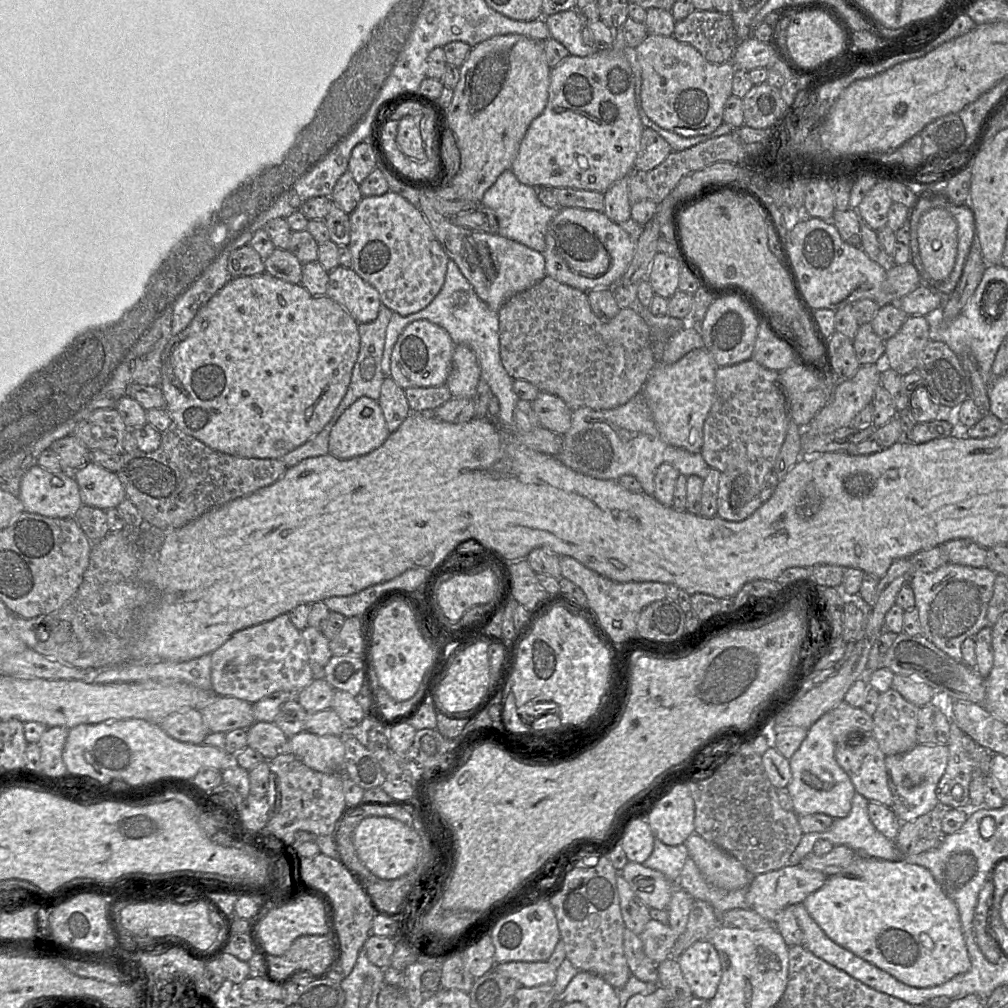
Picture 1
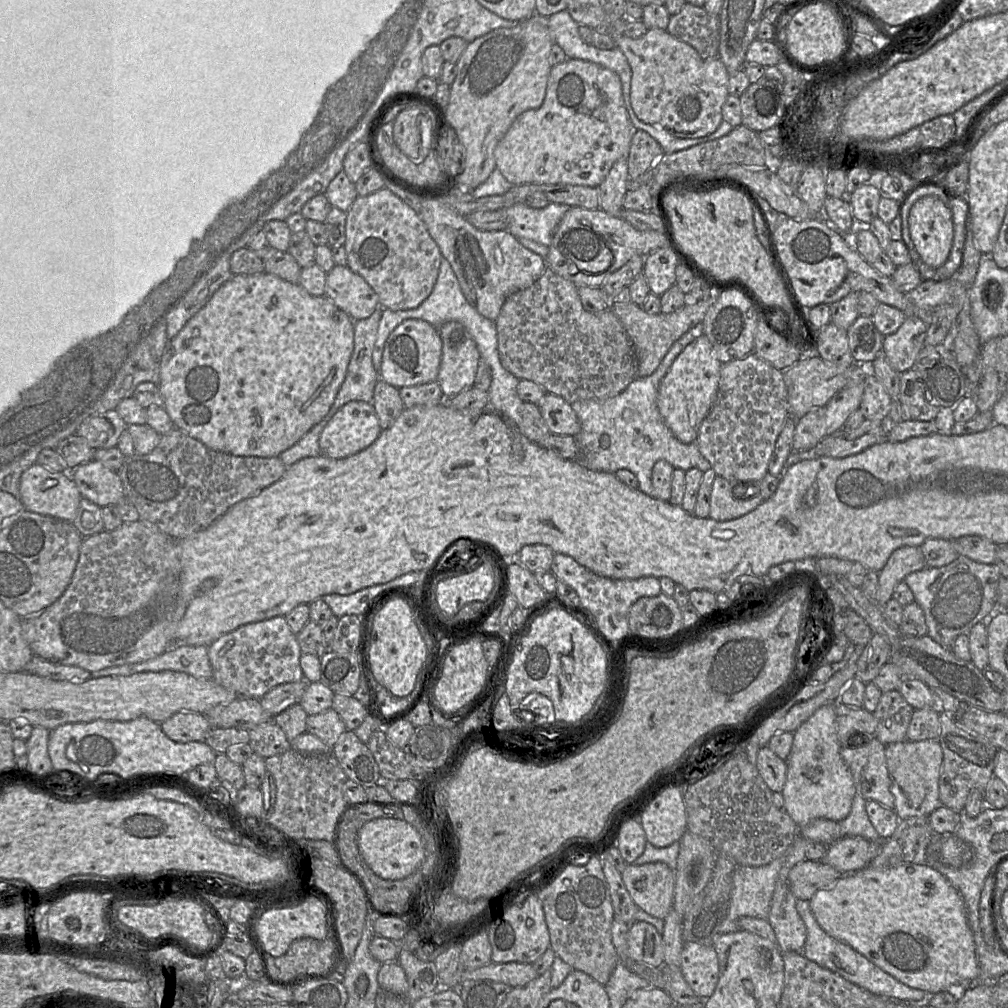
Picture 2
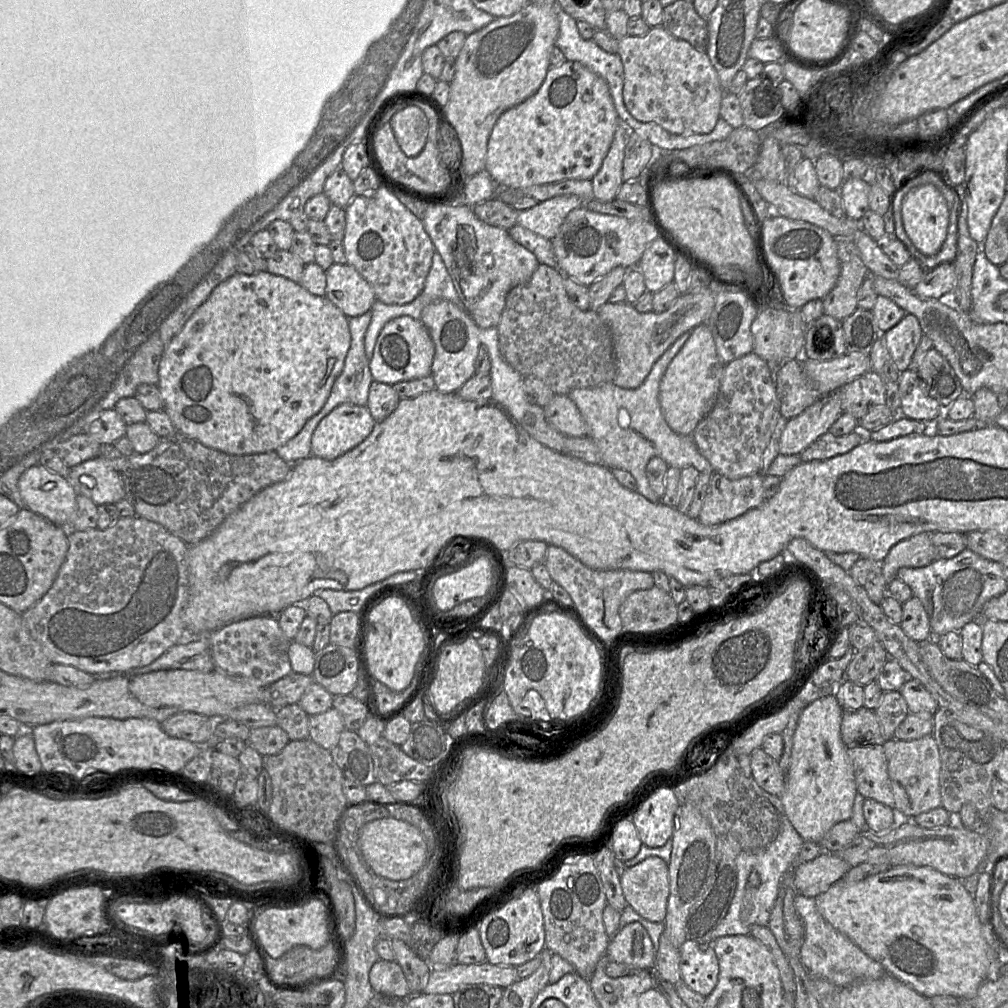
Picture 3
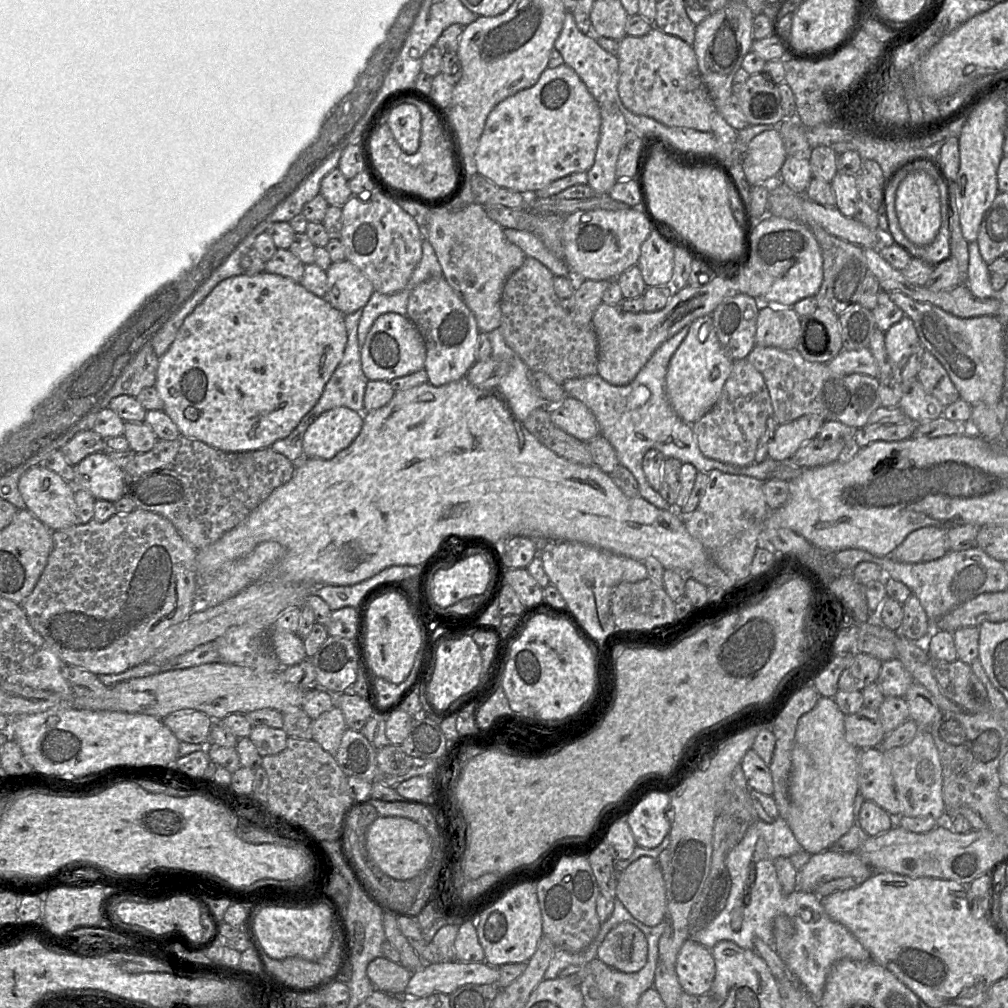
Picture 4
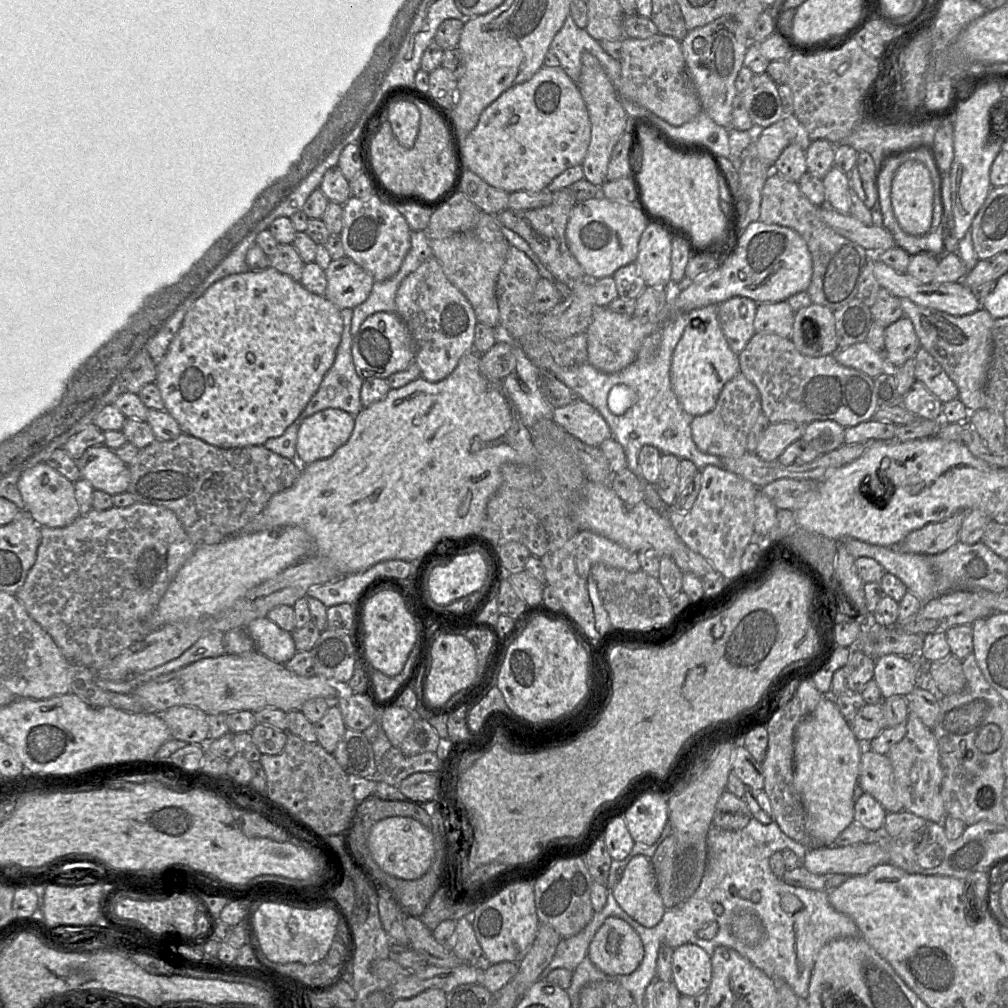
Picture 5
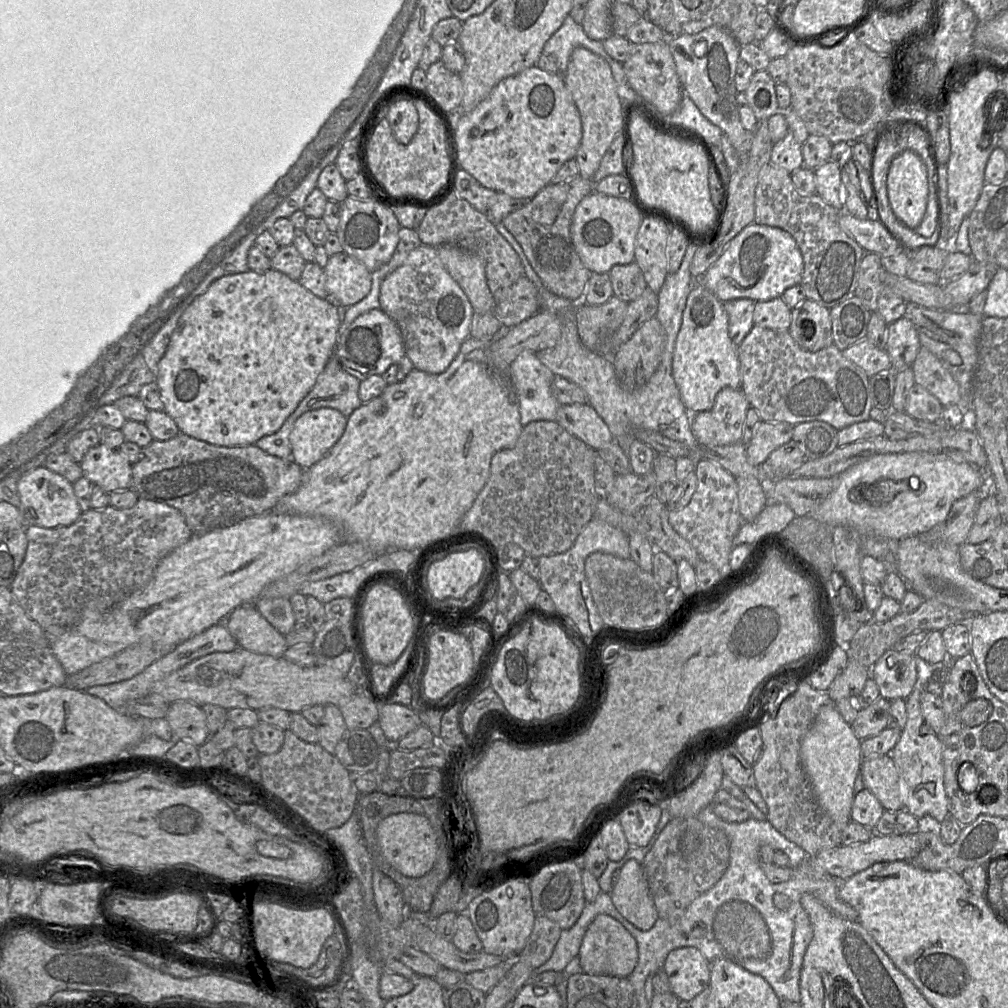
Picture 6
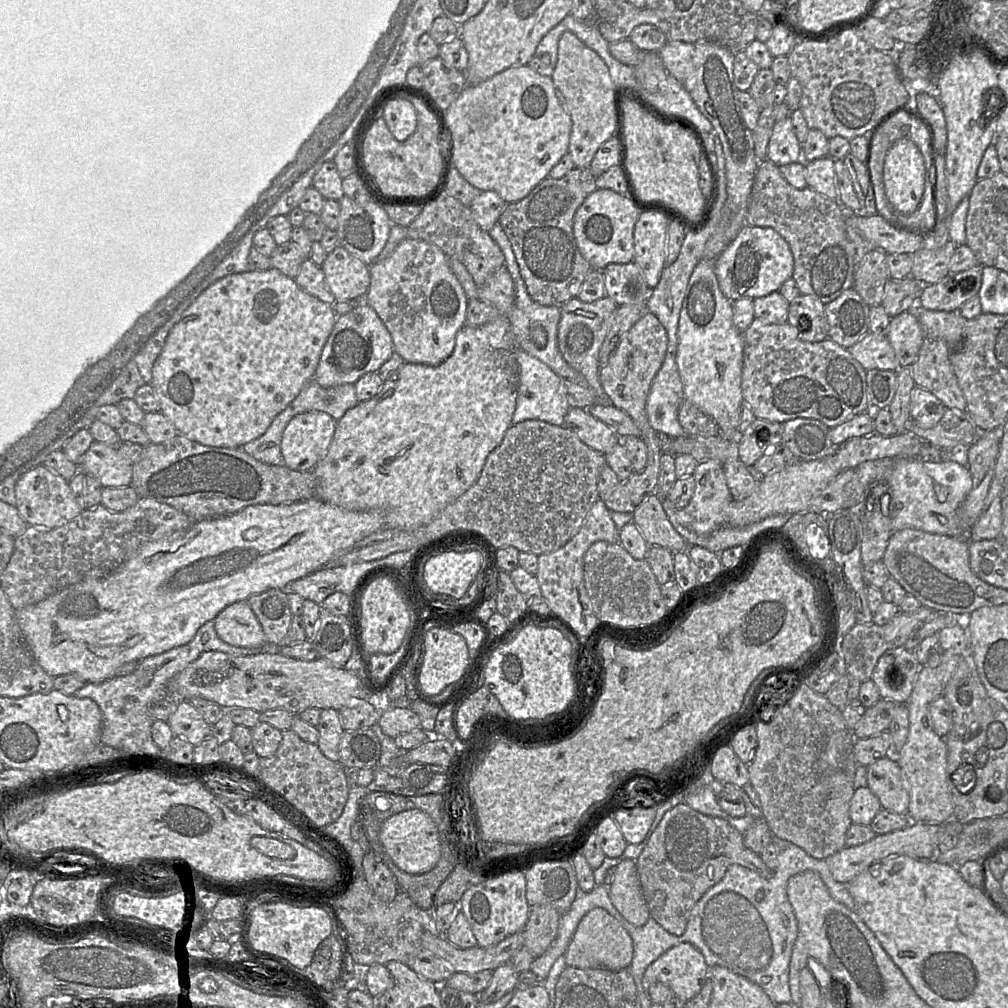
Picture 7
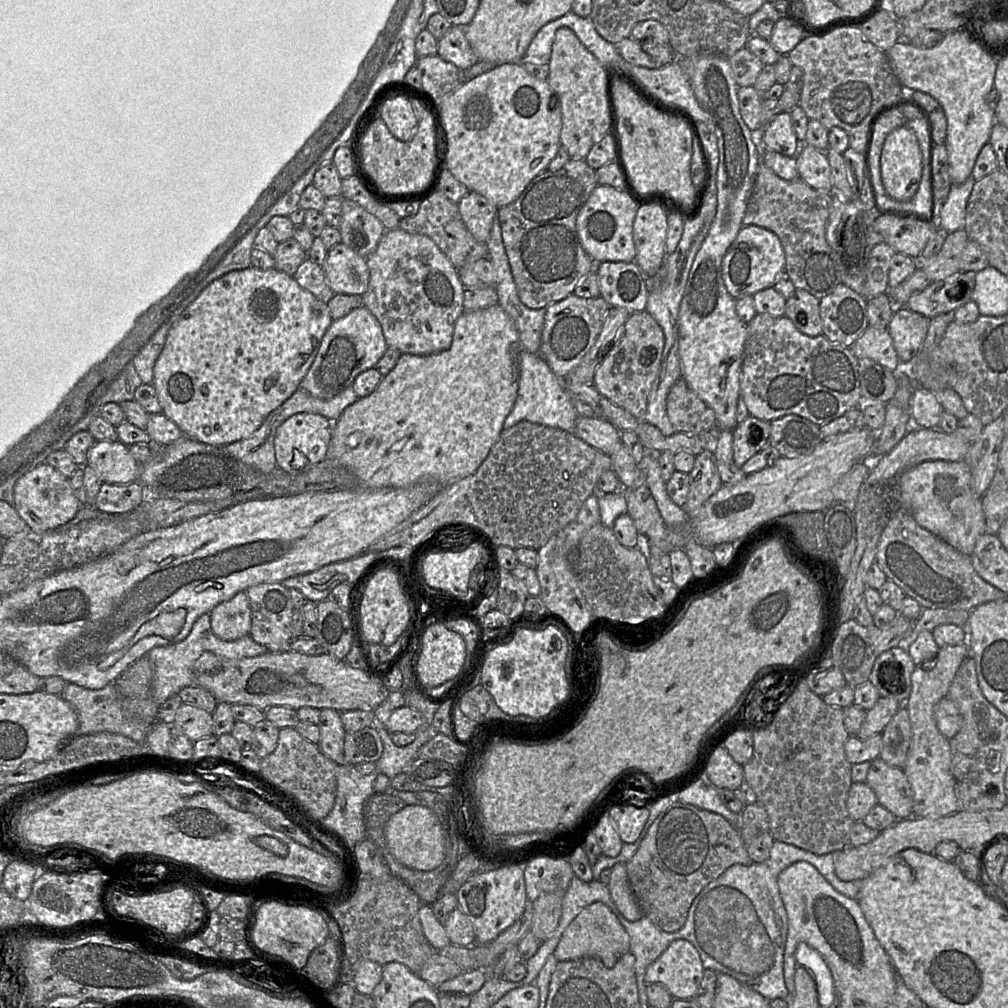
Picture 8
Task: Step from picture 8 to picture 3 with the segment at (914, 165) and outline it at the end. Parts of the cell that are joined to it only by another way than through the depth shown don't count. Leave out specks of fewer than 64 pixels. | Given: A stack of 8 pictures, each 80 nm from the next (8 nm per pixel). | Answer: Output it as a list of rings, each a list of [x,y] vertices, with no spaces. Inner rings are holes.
[[[932,184],[913,188],[906,194],[901,217],[906,234],[919,252],[932,256],[940,251],[948,232],[949,209]]]

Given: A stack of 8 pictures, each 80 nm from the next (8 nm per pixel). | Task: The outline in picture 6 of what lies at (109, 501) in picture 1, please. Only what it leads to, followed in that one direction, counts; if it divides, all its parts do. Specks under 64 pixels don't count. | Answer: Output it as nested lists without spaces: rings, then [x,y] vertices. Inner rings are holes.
[[[99,443],[88,450],[79,465],[83,476],[107,493],[131,488],[132,464],[118,449]]]

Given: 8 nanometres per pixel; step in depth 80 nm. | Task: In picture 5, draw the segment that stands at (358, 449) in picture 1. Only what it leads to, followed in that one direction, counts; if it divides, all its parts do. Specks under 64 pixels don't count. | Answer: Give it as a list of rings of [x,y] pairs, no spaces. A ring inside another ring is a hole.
[[[327,408],[307,417],[301,424],[296,454],[301,465],[332,456],[350,438],[355,417],[341,409]]]

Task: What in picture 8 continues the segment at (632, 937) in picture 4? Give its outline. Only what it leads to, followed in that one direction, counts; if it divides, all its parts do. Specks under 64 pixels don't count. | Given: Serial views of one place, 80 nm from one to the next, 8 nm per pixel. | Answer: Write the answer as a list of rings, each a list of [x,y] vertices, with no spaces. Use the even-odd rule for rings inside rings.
[[[596,901],[586,906],[564,930],[553,952],[558,961],[575,960],[582,957],[599,959],[612,968],[619,958],[630,951],[630,937],[618,918],[604,903]]]

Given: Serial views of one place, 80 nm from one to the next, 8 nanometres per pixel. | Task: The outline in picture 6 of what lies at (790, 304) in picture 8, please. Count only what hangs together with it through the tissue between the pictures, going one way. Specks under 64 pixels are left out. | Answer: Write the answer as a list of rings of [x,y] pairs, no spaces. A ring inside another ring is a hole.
[[[805,299],[791,309],[789,334],[803,350],[817,352],[833,344],[830,309]]]

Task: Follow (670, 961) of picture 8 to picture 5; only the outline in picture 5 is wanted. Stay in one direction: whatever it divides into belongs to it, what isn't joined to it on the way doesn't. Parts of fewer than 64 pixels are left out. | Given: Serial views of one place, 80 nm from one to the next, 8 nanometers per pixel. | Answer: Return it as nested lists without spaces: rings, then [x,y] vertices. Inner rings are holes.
[[[683,944],[674,950],[672,973],[681,996],[705,992],[712,980],[711,956],[696,944]]]

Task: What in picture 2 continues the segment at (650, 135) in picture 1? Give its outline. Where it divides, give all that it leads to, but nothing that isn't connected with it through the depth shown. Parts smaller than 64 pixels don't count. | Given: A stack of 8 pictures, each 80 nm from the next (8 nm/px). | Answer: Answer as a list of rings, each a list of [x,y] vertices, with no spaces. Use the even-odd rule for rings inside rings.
[[[637,130],[627,158],[630,180],[644,174],[663,154],[665,153],[661,145],[652,136],[643,130]]]

